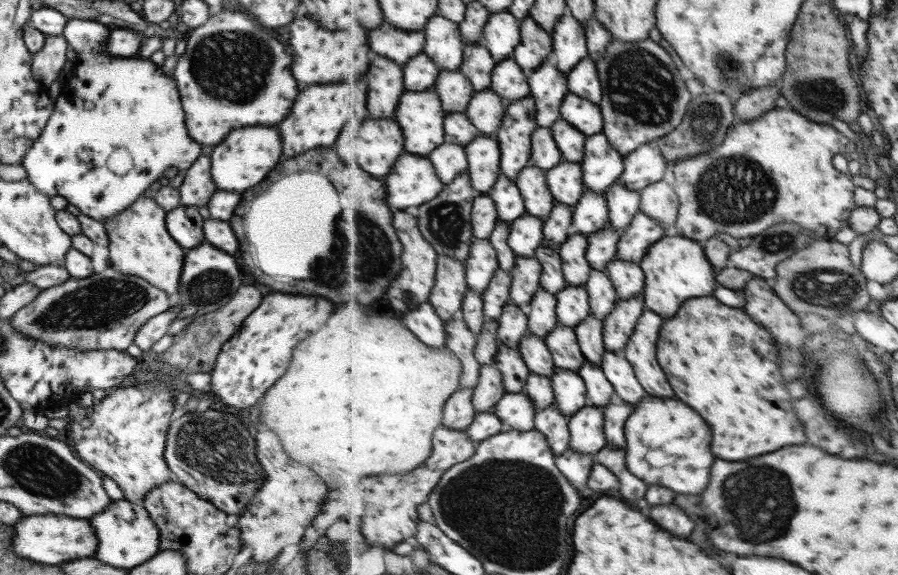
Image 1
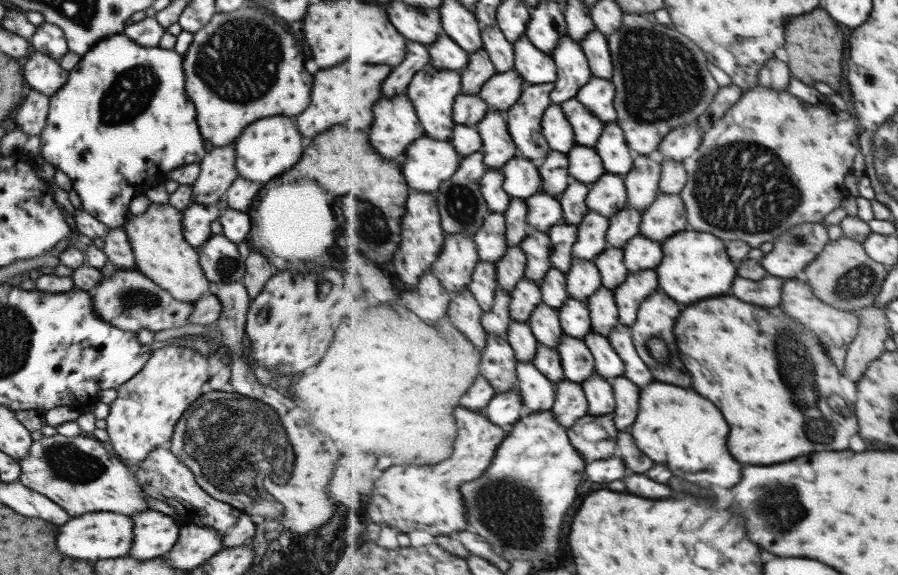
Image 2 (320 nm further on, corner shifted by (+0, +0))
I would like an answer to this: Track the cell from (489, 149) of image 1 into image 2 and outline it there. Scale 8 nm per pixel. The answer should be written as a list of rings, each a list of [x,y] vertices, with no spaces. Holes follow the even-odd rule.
[[[490,109],[478,124],[478,129],[483,137],[487,168],[501,170],[519,154],[518,146],[509,132],[508,120],[503,118],[501,110]]]

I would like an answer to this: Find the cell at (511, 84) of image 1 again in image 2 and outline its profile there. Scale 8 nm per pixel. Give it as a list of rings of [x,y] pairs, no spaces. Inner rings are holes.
[[[521,37],[515,44],[515,69],[527,84],[555,83],[559,78],[558,66],[552,54],[539,50],[529,37]]]

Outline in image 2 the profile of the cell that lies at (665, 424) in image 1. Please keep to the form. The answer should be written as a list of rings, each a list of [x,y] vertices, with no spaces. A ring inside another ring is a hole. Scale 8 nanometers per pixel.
[[[653,382],[642,387],[638,420],[629,432],[635,436],[637,446],[649,458],[667,466],[669,456],[669,466],[673,466],[673,472],[681,466],[687,472],[683,474],[683,478],[691,478],[691,482],[703,482],[703,486],[719,490],[719,494],[723,494],[723,498],[731,502],[731,494],[727,494],[727,490],[733,490],[741,482],[743,464],[731,456],[727,448],[729,424],[723,412],[711,400],[703,398],[695,390]]]

